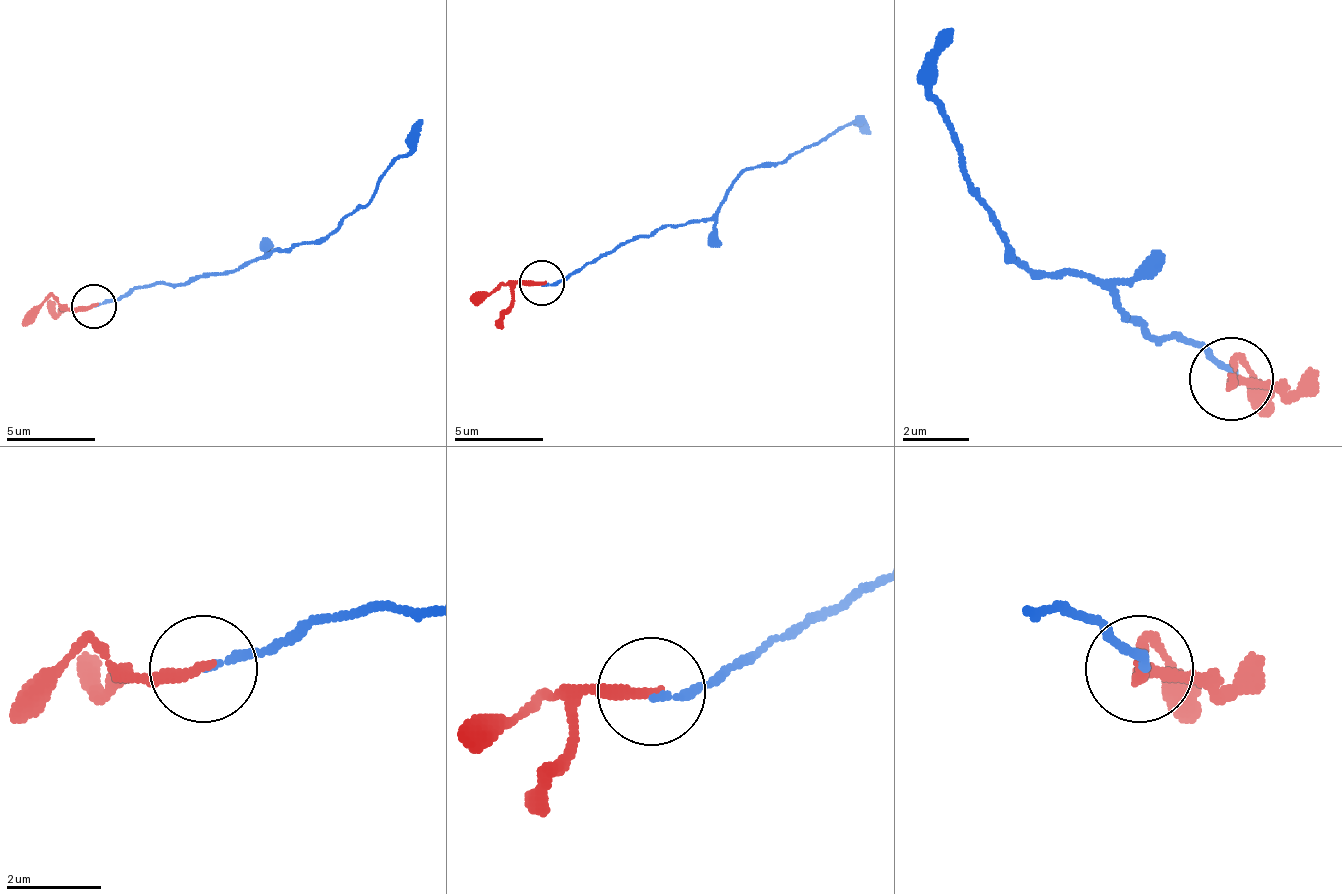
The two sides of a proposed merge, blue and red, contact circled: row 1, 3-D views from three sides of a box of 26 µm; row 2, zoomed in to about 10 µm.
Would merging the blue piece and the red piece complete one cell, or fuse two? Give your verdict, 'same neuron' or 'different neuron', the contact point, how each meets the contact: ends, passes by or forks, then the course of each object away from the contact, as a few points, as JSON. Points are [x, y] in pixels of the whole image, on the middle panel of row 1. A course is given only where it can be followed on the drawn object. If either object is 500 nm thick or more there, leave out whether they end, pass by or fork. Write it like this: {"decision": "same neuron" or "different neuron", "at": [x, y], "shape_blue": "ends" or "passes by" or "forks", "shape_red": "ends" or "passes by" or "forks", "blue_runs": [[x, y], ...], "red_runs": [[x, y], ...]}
{"decision": "same neuron", "at": [542, 283], "shape_blue": "ends", "shape_red": "ends", "blue_runs": [[541, 284], [576, 275], [589, 261], [665, 226], [705, 221], [749, 168], [772, 168], [847, 124], [869, 133]], "red_runs": [[541, 284], [501, 284], [469, 301]]}

